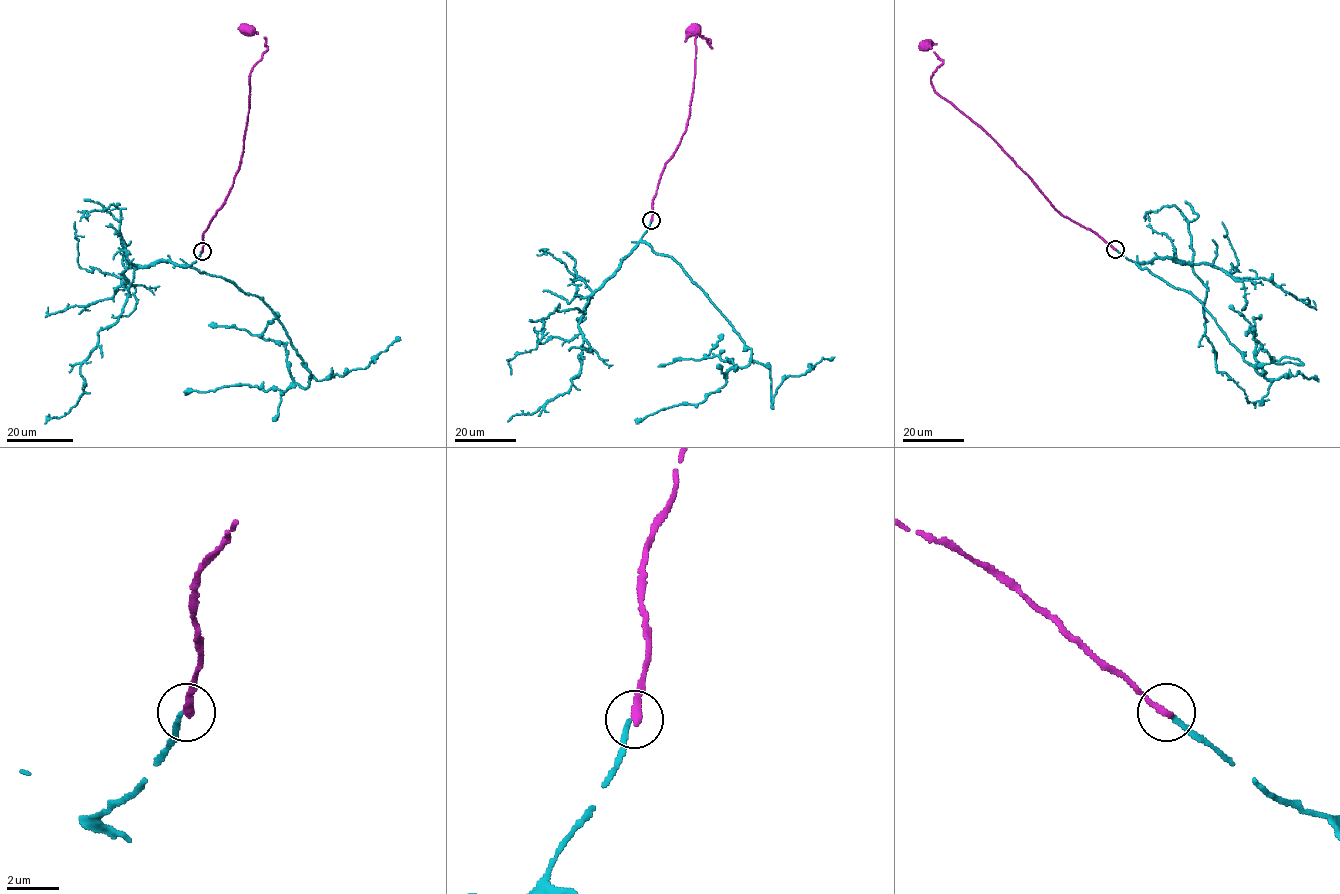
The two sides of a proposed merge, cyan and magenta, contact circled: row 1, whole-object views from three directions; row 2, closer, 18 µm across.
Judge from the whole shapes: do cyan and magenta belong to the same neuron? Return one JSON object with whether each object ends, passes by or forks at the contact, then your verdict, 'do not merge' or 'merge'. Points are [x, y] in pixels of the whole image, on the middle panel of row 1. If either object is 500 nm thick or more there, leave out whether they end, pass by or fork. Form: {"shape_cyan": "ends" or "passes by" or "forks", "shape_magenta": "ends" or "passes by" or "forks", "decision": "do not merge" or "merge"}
{"shape_cyan": "ends", "shape_magenta": "ends", "decision": "do not merge"}

